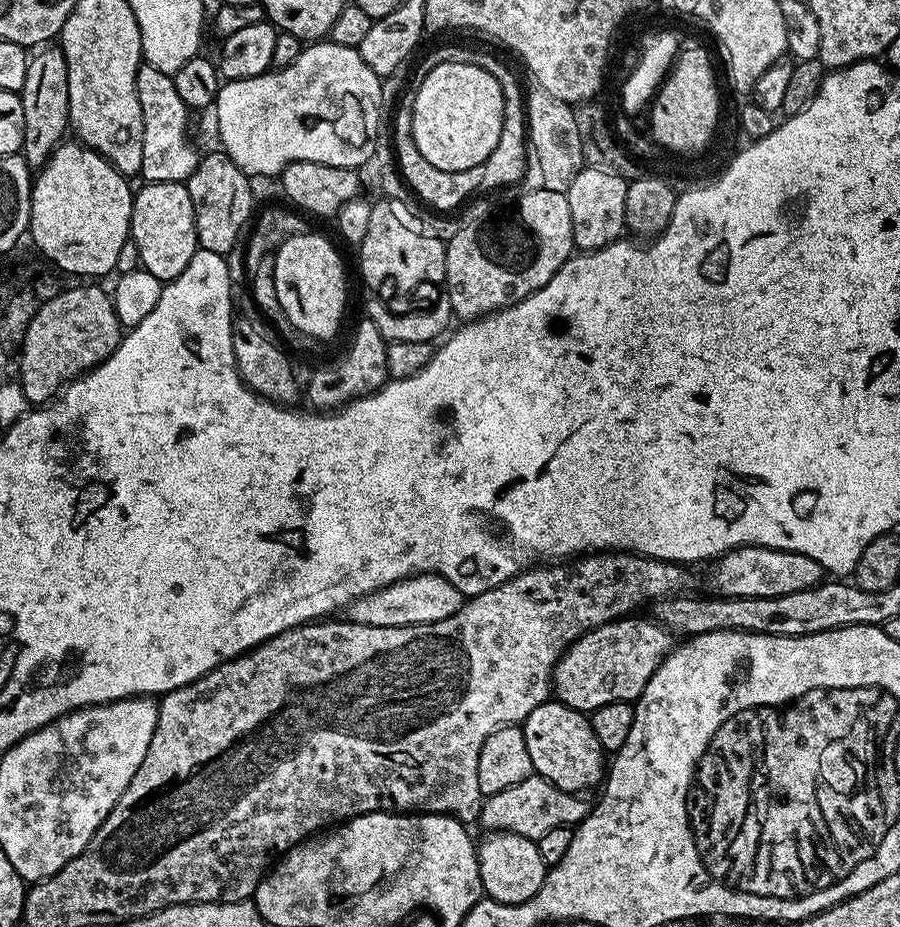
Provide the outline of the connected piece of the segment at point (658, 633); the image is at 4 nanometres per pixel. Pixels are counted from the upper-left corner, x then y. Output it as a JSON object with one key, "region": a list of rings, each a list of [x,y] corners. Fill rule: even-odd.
{"region":[[[625,618],[603,624],[572,643],[552,671],[551,691],[555,699],[585,714],[610,702],[639,700],[656,667],[672,651],[674,636],[651,618],[636,619]]]}

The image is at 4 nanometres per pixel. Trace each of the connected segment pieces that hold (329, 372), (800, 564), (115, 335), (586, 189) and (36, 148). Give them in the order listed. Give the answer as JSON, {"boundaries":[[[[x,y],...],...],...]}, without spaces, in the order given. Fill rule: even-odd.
{"boundaries":[[[[367,318],[356,328],[356,333],[352,336],[352,345],[348,348],[348,353],[341,358],[337,364],[324,364],[321,368],[316,368],[306,380],[306,400],[313,409],[335,410],[348,403],[349,400],[357,400],[360,396],[368,396],[372,392],[377,392],[384,384],[388,383],[390,377],[386,370],[386,350],[388,344],[378,334],[378,326]]],[[[742,546],[719,557],[720,569],[716,572],[715,591],[719,595],[734,598],[782,598],[782,594],[798,594],[798,590],[810,590],[825,583],[824,567],[814,558],[797,552],[762,546]]],[[[96,282],[77,284],[80,284],[77,288],[68,288],[41,303],[26,330],[24,343],[18,349],[18,381],[29,405],[43,406],[49,403],[65,382],[83,376],[91,368],[97,368],[120,345],[122,325],[116,317],[111,295],[107,291],[104,293]]],[[[587,166],[580,169],[574,182],[570,182],[570,190],[566,195],[570,202],[572,242],[580,252],[593,252],[625,235],[627,189],[628,181],[624,177]]],[[[44,46],[37,52],[40,53],[29,59],[26,82],[20,87],[18,93],[22,102],[22,118],[24,119],[22,155],[29,169],[32,170],[43,168],[44,161],[52,154],[52,149],[65,139],[70,128],[68,122],[70,86],[64,52],[59,46]]]]}

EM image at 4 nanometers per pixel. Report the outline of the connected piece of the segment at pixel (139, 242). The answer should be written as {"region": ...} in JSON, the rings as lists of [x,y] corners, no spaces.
{"region":[[[178,181],[145,182],[132,197],[132,230],[130,240],[137,247],[139,267],[162,282],[178,278],[190,258],[198,251],[194,202],[190,202],[187,183]]]}

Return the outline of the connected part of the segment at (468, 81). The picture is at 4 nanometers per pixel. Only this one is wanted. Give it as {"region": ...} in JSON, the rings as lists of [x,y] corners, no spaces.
{"region":[[[443,62],[430,70],[414,98],[414,142],[426,162],[438,166],[438,170],[457,172],[483,164],[498,146],[503,121],[502,86],[482,66]]]}

